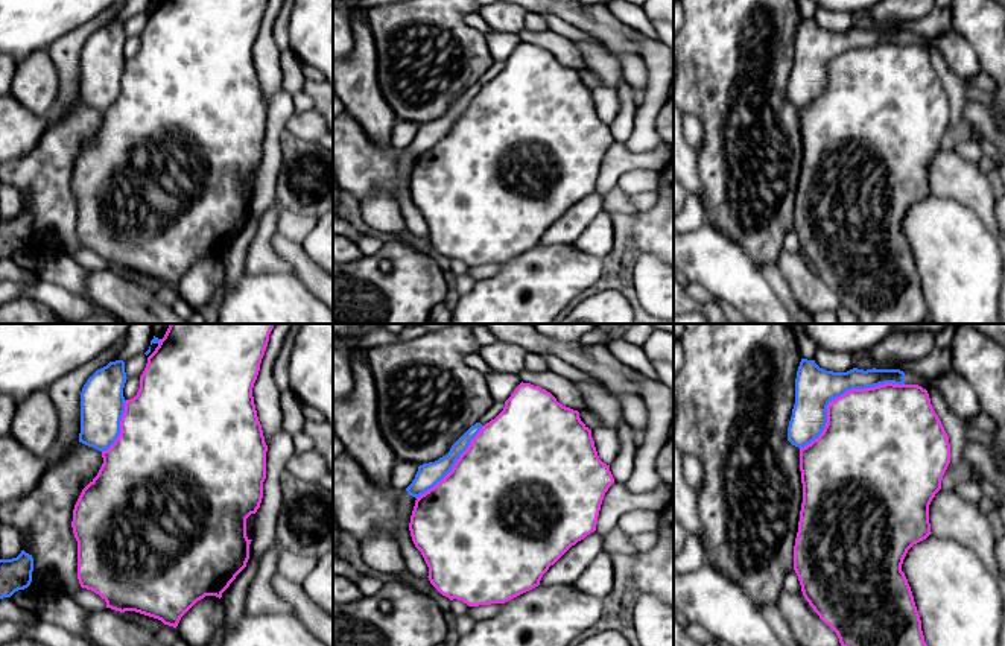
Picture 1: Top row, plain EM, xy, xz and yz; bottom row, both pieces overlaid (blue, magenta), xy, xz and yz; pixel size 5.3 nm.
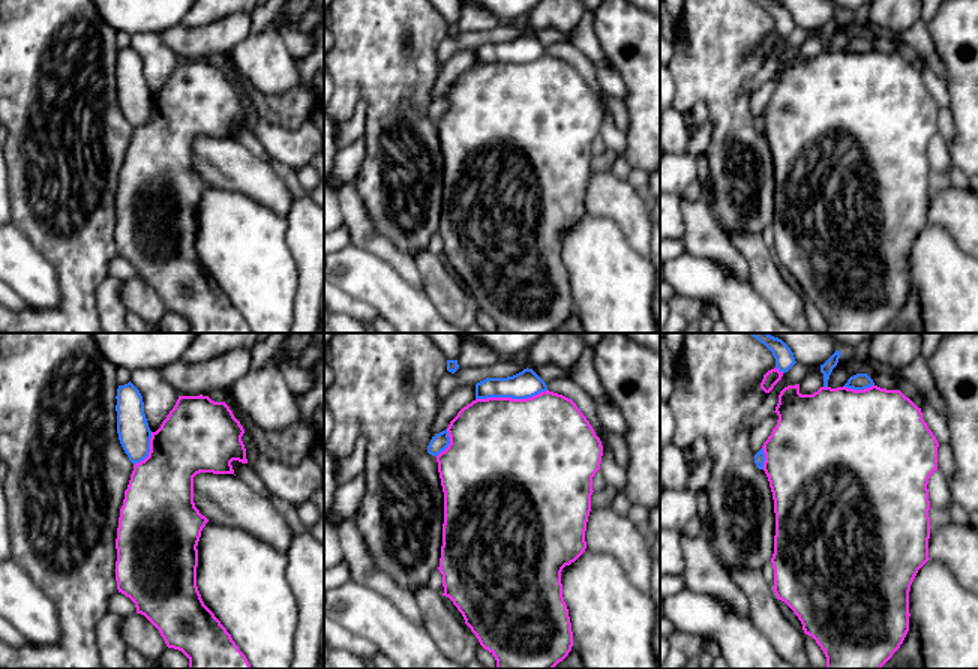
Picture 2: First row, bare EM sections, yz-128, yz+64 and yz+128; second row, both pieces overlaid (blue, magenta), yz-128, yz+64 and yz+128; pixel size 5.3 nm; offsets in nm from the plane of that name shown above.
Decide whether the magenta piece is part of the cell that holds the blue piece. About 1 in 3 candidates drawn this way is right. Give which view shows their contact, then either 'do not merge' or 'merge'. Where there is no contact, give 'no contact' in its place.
yz | do not merge

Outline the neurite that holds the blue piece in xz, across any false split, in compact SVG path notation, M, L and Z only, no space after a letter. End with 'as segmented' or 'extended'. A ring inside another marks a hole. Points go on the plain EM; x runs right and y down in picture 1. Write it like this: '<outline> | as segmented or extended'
M476 82L452 105L445 116L435 122L420 125L415 138L406 147L407 154L417 158L442 140L452 131L459 116L468 108L471 99L480 91L480 88L482 84Z | as segmented

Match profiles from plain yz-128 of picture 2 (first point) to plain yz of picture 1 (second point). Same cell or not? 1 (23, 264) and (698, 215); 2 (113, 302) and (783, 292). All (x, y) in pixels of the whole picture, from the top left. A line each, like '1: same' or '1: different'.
1: different
2: same

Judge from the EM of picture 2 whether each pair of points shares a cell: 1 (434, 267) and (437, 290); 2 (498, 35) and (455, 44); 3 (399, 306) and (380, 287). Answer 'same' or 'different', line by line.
1: same
2: same
3: same

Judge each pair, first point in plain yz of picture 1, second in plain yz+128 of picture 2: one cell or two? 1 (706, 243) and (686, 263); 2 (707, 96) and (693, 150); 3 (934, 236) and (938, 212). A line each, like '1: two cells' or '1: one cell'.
1: one cell
2: two cells
3: two cells

